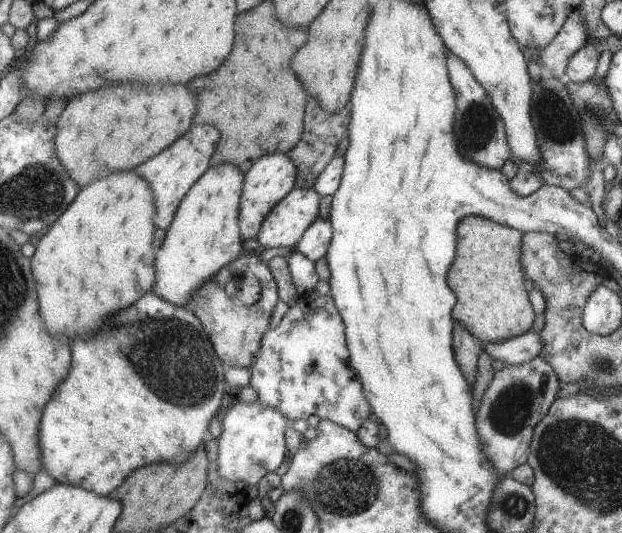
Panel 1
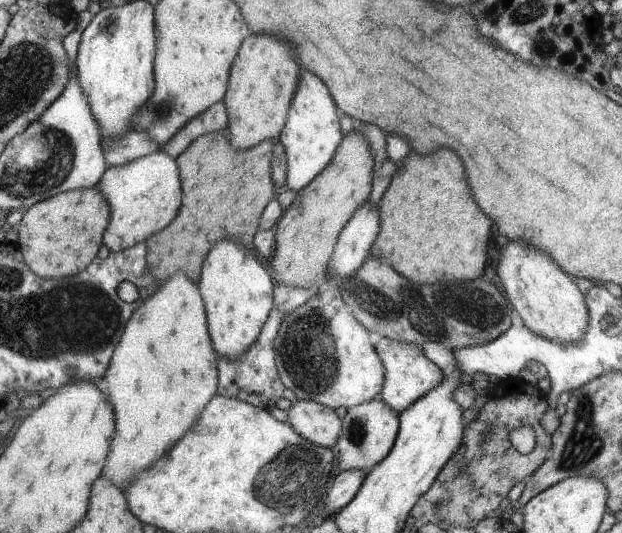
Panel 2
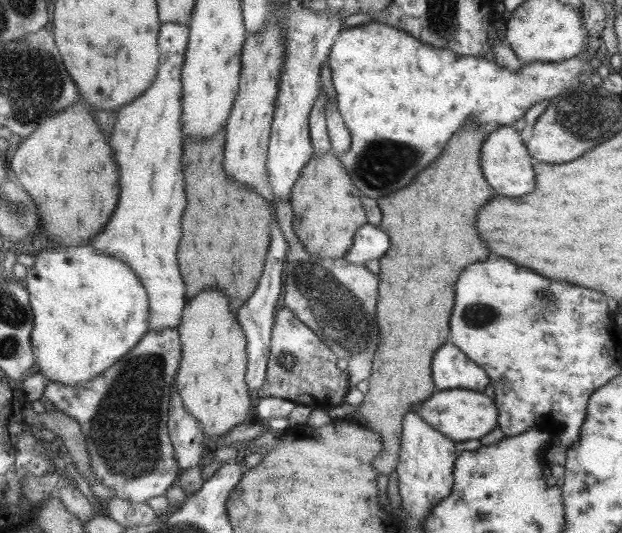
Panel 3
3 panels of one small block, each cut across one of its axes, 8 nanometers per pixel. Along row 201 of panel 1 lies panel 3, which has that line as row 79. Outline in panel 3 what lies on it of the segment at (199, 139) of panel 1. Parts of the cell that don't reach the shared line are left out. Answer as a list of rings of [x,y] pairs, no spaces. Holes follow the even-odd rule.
[[[166,22],[159,30],[160,64],[152,86],[133,101],[118,108],[116,125],[109,138],[114,151],[114,161],[120,173],[120,197],[116,210],[112,213],[102,232],[90,239],[90,247],[99,253],[116,257],[132,268],[148,293],[148,330],[160,331],[166,328],[178,328],[184,307],[186,289],[177,252],[183,236],[181,220],[186,208],[184,171],[182,171],[182,64],[188,47],[189,25]]]

